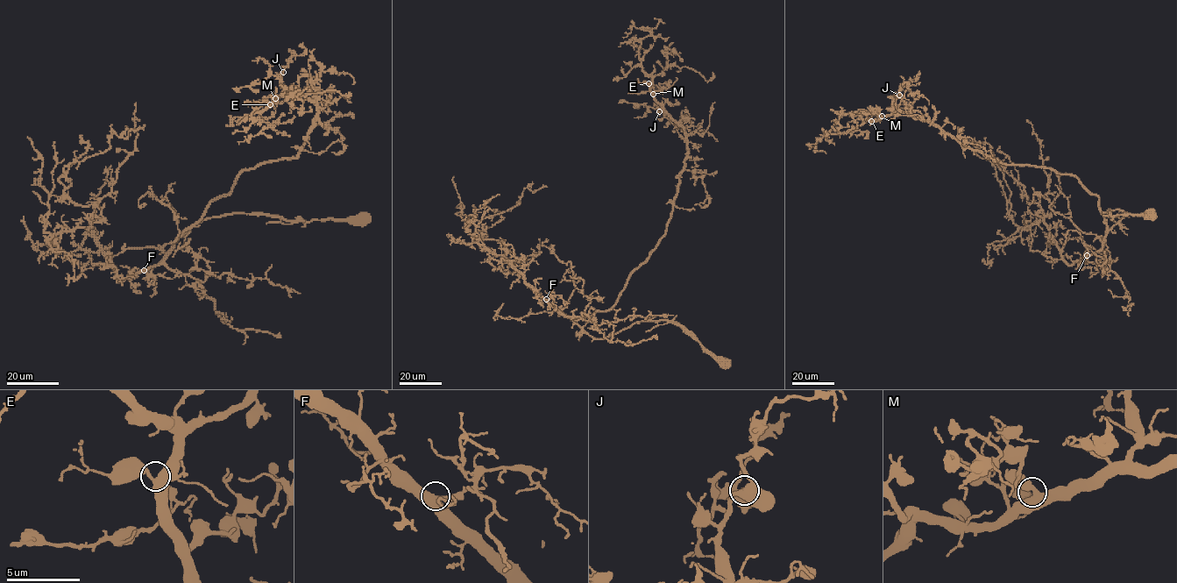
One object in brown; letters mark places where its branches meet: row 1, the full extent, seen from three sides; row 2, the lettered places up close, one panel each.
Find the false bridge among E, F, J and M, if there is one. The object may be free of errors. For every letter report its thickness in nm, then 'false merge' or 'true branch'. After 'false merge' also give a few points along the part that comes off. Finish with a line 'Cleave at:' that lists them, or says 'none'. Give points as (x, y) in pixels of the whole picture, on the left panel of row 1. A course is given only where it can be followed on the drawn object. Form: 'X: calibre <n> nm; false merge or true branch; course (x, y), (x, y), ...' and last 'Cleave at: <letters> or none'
E: calibre 440 nm; true branch
F: calibre 420 nm; true branch
J: calibre 480 nm; true branch
M: calibre 440 nm; true branch
Cleave at: none

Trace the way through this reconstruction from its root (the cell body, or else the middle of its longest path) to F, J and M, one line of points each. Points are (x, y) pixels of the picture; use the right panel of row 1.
F: (1152, 212), (1112, 216), (1108, 216), (1109, 209), (1120, 209), (1127, 213), (1107, 232), (1103, 245), (1087, 255)
J: (1152, 212), (1109, 209), (1127, 213), (1109, 230), (1099, 198), (1074, 176), (988, 159), (896, 112), (899, 95)
M: (1152, 212), (1109, 209), (1127, 213), (1109, 230), (1099, 198), (1074, 176), (988, 159), (906, 113), (882, 116)

